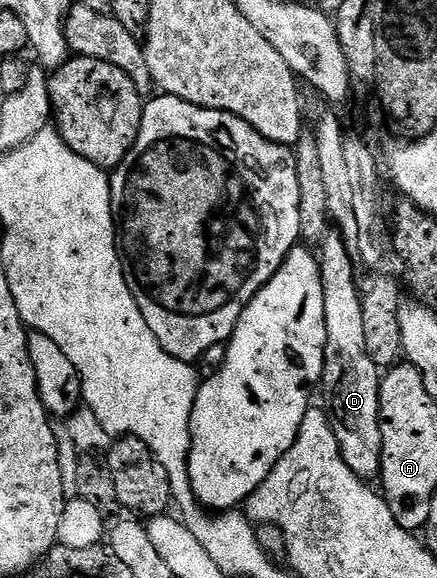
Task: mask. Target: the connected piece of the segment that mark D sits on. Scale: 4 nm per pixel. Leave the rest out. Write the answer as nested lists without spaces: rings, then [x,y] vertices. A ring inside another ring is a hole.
[[[336,227],[326,229],[323,239],[319,243],[321,251],[316,252],[317,266],[321,272],[321,282],[323,283],[323,319],[327,323],[327,343],[325,344],[325,370],[321,376],[320,392],[325,392],[325,402],[323,408],[329,415],[331,423],[331,431],[335,431],[335,439],[339,443],[339,451],[343,455],[343,463],[347,463],[347,467],[351,467],[351,471],[355,471],[355,475],[362,479],[373,479],[380,474],[381,471],[381,379],[382,374],[379,372],[376,363],[371,359],[371,355],[367,355],[367,339],[363,336],[363,303],[361,295],[362,286],[357,286],[357,273],[353,267],[355,265],[354,254],[349,252],[347,243],[341,237],[341,232]]]

